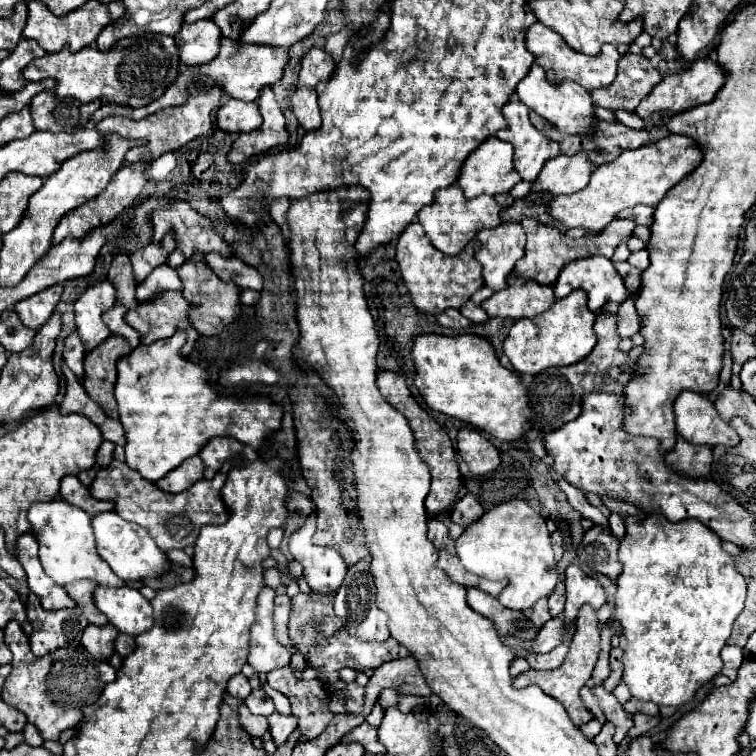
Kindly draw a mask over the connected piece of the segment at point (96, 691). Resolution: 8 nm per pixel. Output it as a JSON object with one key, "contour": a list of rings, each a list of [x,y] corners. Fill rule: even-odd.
{"contour":[[[9,621],[7,627],[5,627],[5,641],[13,653],[13,671],[11,675],[5,679],[5,685],[3,685],[3,693],[1,693],[1,699],[5,703],[9,703],[11,707],[23,711],[27,715],[27,721],[33,723],[43,739],[59,739],[59,733],[69,729],[69,727],[75,727],[79,721],[81,721],[81,707],[85,705],[91,705],[97,701],[97,697],[101,695],[103,687],[107,683],[111,683],[115,679],[115,669],[107,663],[107,661],[97,661],[89,651],[85,651],[83,647],[59,647],[55,651],[51,651],[49,655],[43,655],[43,657],[35,657],[29,649],[29,637],[23,633],[21,625],[17,621]]]}

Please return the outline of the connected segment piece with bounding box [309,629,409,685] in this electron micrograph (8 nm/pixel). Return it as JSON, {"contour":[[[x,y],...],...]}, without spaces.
{"contour":[[[343,629],[343,631],[337,631],[331,639],[327,639],[327,643],[317,643],[315,647],[311,647],[309,663],[319,669],[319,677],[327,685],[335,685],[339,681],[339,671],[343,667],[349,667],[357,673],[367,673],[387,661],[401,659],[407,655],[409,655],[409,651],[401,643],[397,643],[393,637],[389,637],[387,641],[361,641],[361,639],[355,639],[355,635],[351,635],[347,629]]]}

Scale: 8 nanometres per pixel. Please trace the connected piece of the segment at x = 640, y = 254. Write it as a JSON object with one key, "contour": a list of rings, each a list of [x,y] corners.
{"contour":[[[641,249],[641,251],[633,251],[631,255],[629,255],[629,259],[627,259],[631,265],[635,265],[637,269],[647,269],[647,265],[649,265],[649,255],[647,255],[647,251],[645,249]]]}

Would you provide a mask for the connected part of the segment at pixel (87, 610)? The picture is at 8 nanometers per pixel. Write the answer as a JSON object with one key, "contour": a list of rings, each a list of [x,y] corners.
{"contour":[[[81,579],[64,586],[71,599],[77,603],[77,607],[83,611],[89,623],[93,625],[103,625],[107,623],[107,617],[101,615],[101,611],[93,603],[93,591],[96,587],[95,581],[91,579]]]}

